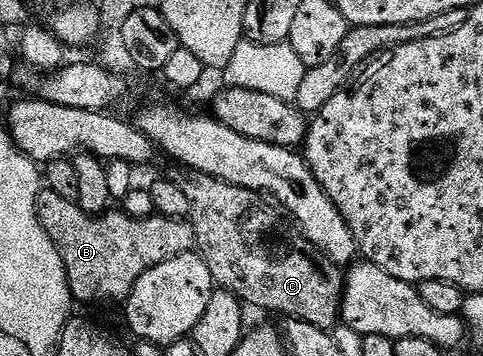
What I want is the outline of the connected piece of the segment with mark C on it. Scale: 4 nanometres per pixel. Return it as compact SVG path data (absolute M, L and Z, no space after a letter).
M196 171L186 175L188 176L181 177L180 183L184 194L188 194L188 219L194 225L198 239L197 251L208 270L212 270L215 285L237 296L243 305L250 307L251 304L266 312L283 312L283 317L312 322L312 326L317 328L333 329L342 314L343 269L323 259L318 249L299 233L289 215L282 214L278 220L279 205L267 202L259 193Z

